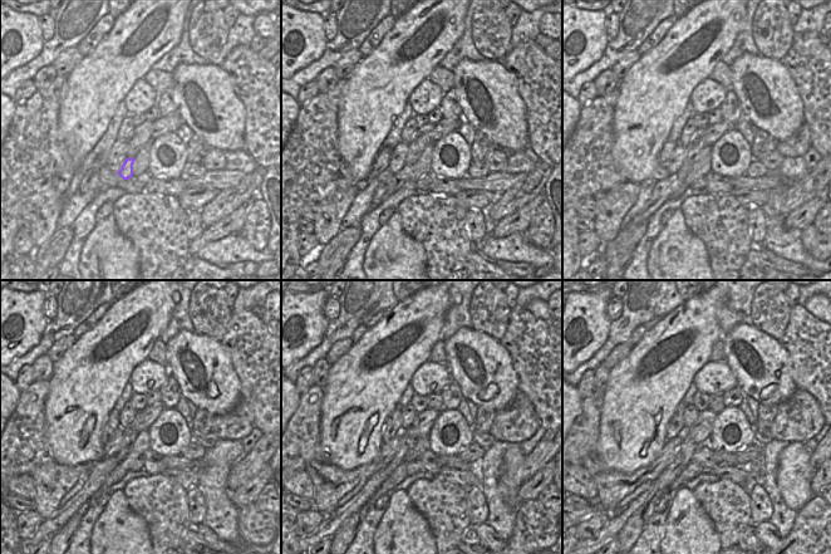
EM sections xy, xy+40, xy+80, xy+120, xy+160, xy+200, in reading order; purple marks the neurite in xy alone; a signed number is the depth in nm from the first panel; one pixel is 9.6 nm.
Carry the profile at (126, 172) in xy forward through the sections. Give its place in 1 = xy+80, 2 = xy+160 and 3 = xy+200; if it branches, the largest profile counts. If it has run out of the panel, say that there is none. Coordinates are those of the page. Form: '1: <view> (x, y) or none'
1: xy+80 (663, 190)
2: xy+160 (332, 523)
3: xy+200 (618, 518)

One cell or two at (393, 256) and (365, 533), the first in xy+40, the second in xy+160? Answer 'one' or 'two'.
two

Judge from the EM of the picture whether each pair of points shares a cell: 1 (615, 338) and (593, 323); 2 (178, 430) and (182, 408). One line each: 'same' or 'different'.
1: different
2: different

